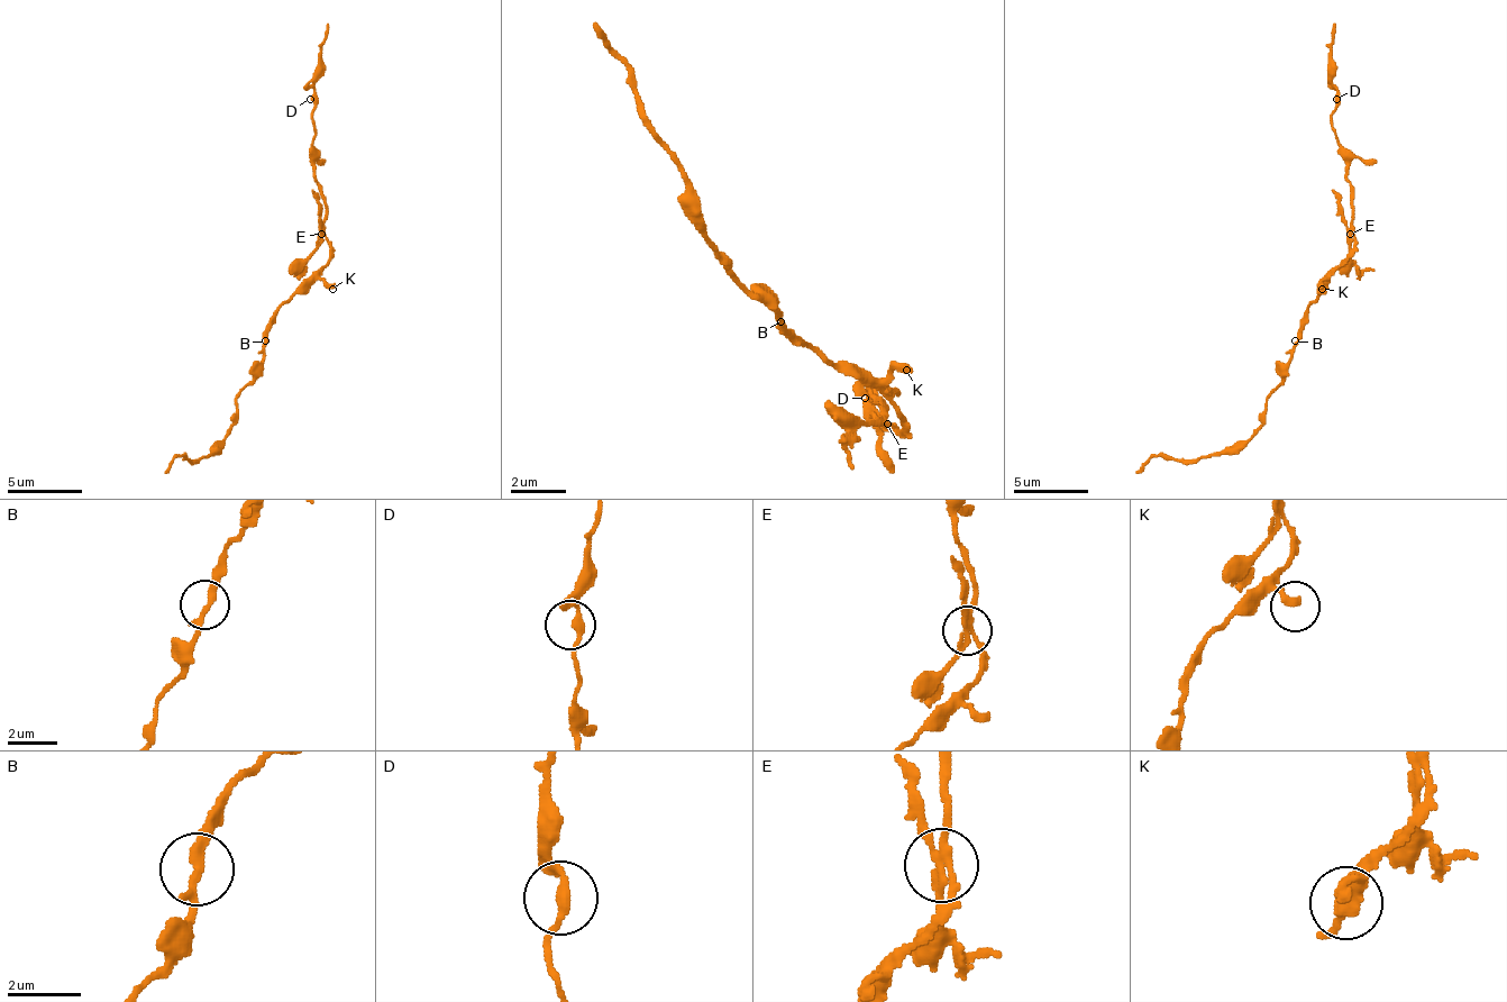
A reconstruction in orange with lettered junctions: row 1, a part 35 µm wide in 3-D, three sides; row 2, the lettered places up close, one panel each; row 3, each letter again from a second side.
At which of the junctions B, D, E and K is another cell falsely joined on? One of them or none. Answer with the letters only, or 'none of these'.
E

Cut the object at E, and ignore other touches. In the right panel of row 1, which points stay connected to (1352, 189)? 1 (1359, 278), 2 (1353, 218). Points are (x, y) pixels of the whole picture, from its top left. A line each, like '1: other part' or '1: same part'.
1: other part
2: same part

